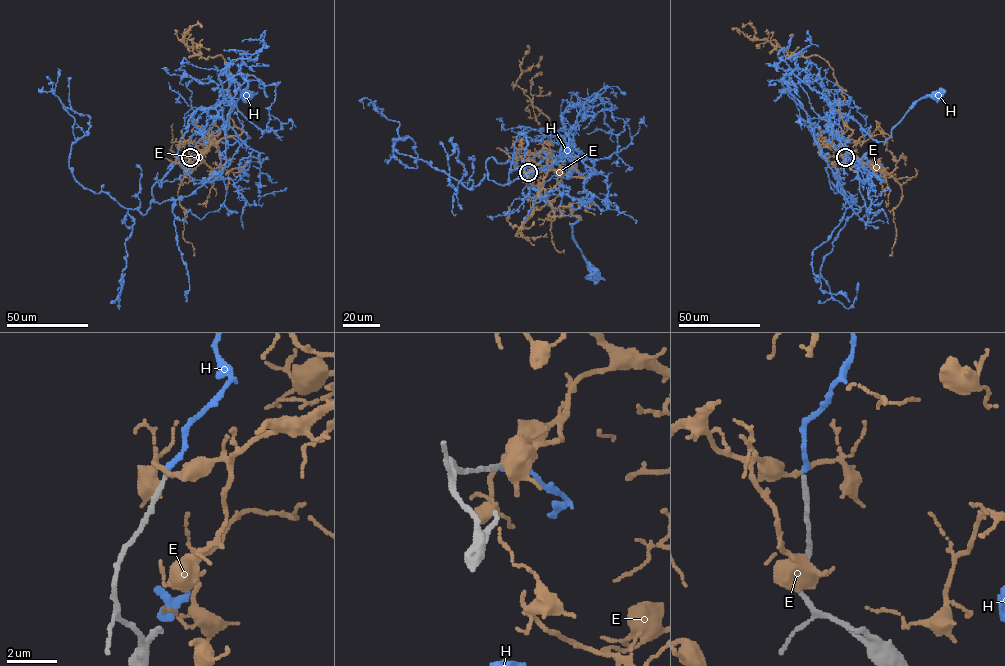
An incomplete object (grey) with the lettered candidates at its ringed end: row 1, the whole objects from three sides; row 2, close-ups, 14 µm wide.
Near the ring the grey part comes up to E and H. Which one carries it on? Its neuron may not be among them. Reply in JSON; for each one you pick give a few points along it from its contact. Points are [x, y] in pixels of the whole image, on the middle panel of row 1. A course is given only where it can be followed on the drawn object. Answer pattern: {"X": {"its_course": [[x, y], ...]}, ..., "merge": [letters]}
{"H": {"its_course": [[528, 172], [537, 154], [559, 152], [534, 168], [531, 186], [579, 216], [572, 237], [596, 274]]}, "merge": ["H"]}

